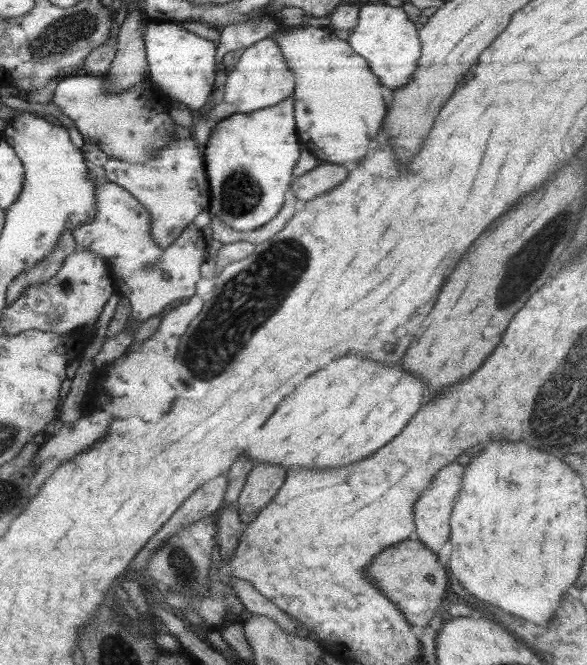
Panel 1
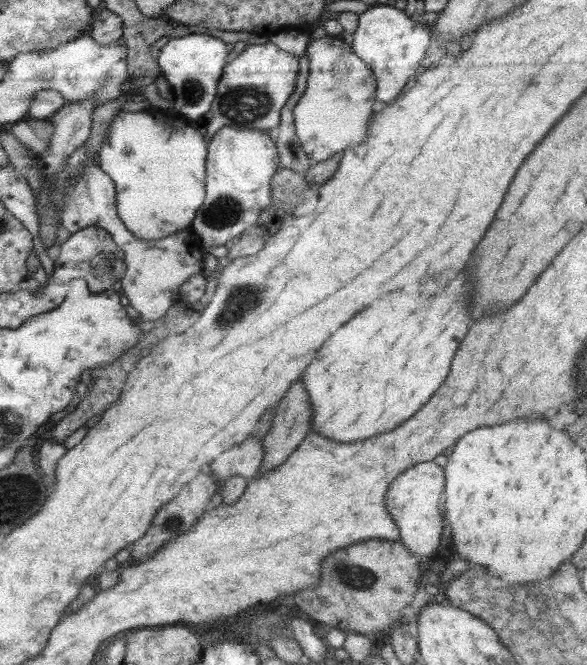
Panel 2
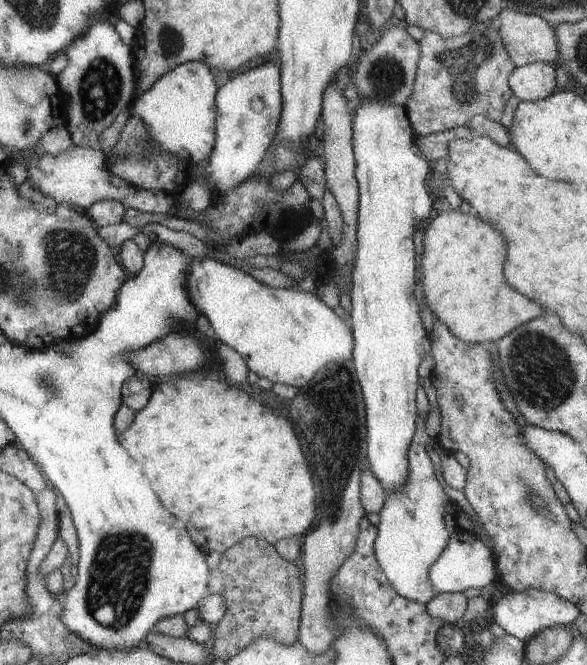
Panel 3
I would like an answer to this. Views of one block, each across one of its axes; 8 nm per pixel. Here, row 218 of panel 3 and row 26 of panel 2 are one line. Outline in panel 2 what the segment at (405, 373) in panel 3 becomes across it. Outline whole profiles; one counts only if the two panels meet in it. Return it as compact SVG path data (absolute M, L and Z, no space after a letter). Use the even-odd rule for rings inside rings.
M386 2L374 4L359 14L357 29L352 33L351 49L376 76L376 98L382 102L392 102L424 60L430 42L430 30L426 30L420 18L408 17L405 11Z

